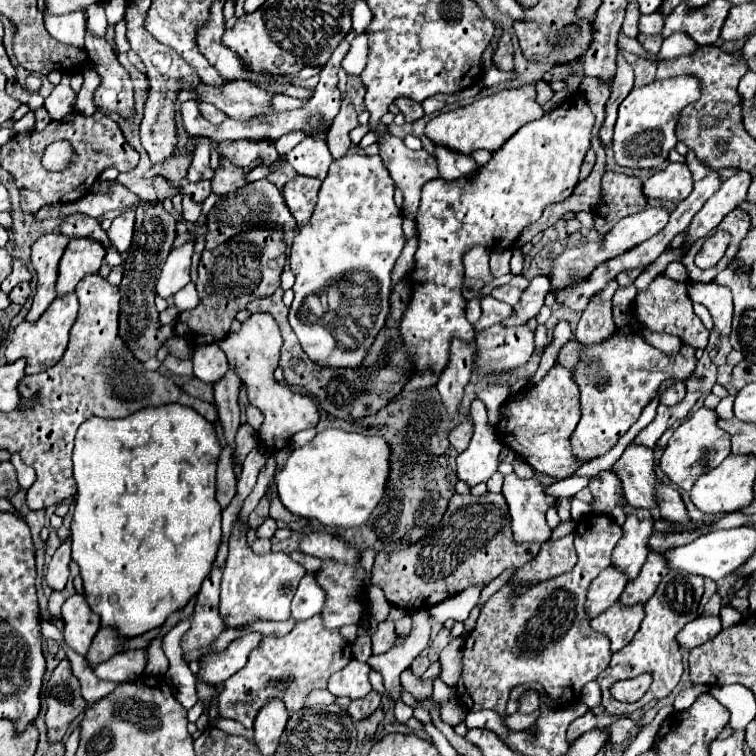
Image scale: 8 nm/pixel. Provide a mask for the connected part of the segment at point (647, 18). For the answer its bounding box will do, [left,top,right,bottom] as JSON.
[639,11,666,36]

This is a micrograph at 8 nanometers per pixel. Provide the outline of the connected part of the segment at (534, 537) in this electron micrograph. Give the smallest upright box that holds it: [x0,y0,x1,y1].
[502,474,556,544]

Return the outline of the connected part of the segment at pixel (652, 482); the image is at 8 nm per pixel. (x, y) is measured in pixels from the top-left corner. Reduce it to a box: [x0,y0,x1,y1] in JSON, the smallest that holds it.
[612,444,662,512]

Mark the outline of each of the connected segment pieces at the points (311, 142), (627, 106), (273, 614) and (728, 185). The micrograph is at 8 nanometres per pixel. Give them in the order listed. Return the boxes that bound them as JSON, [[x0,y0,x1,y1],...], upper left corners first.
[[286,136,332,180],[614,74,700,168],[220,524,304,626],[686,170,752,244]]

